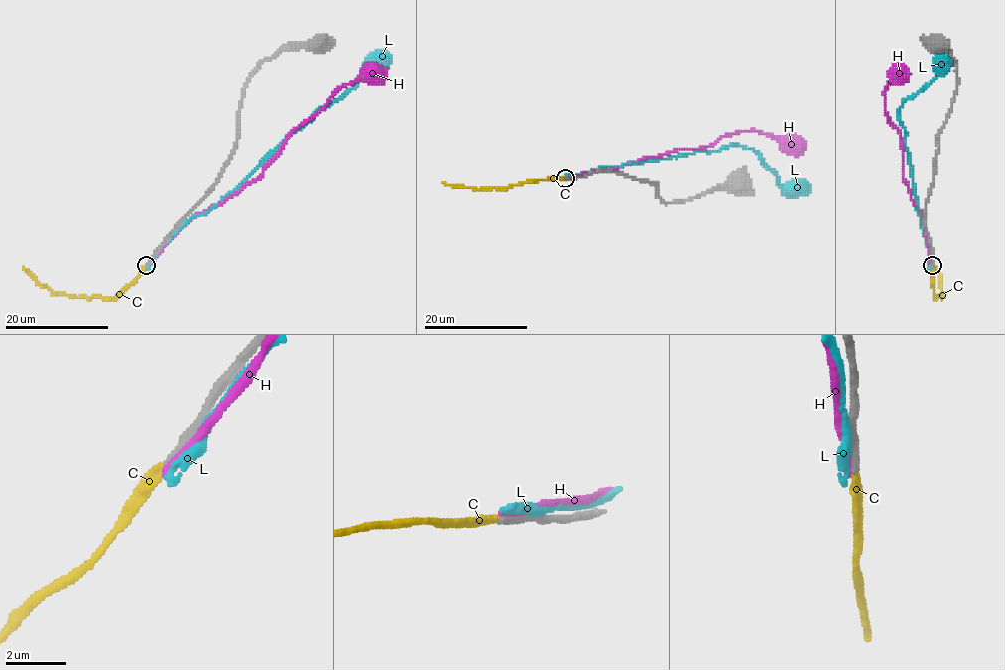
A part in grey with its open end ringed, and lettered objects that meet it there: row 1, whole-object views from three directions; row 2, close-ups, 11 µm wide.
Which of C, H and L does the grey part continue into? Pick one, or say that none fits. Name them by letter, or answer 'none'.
C

